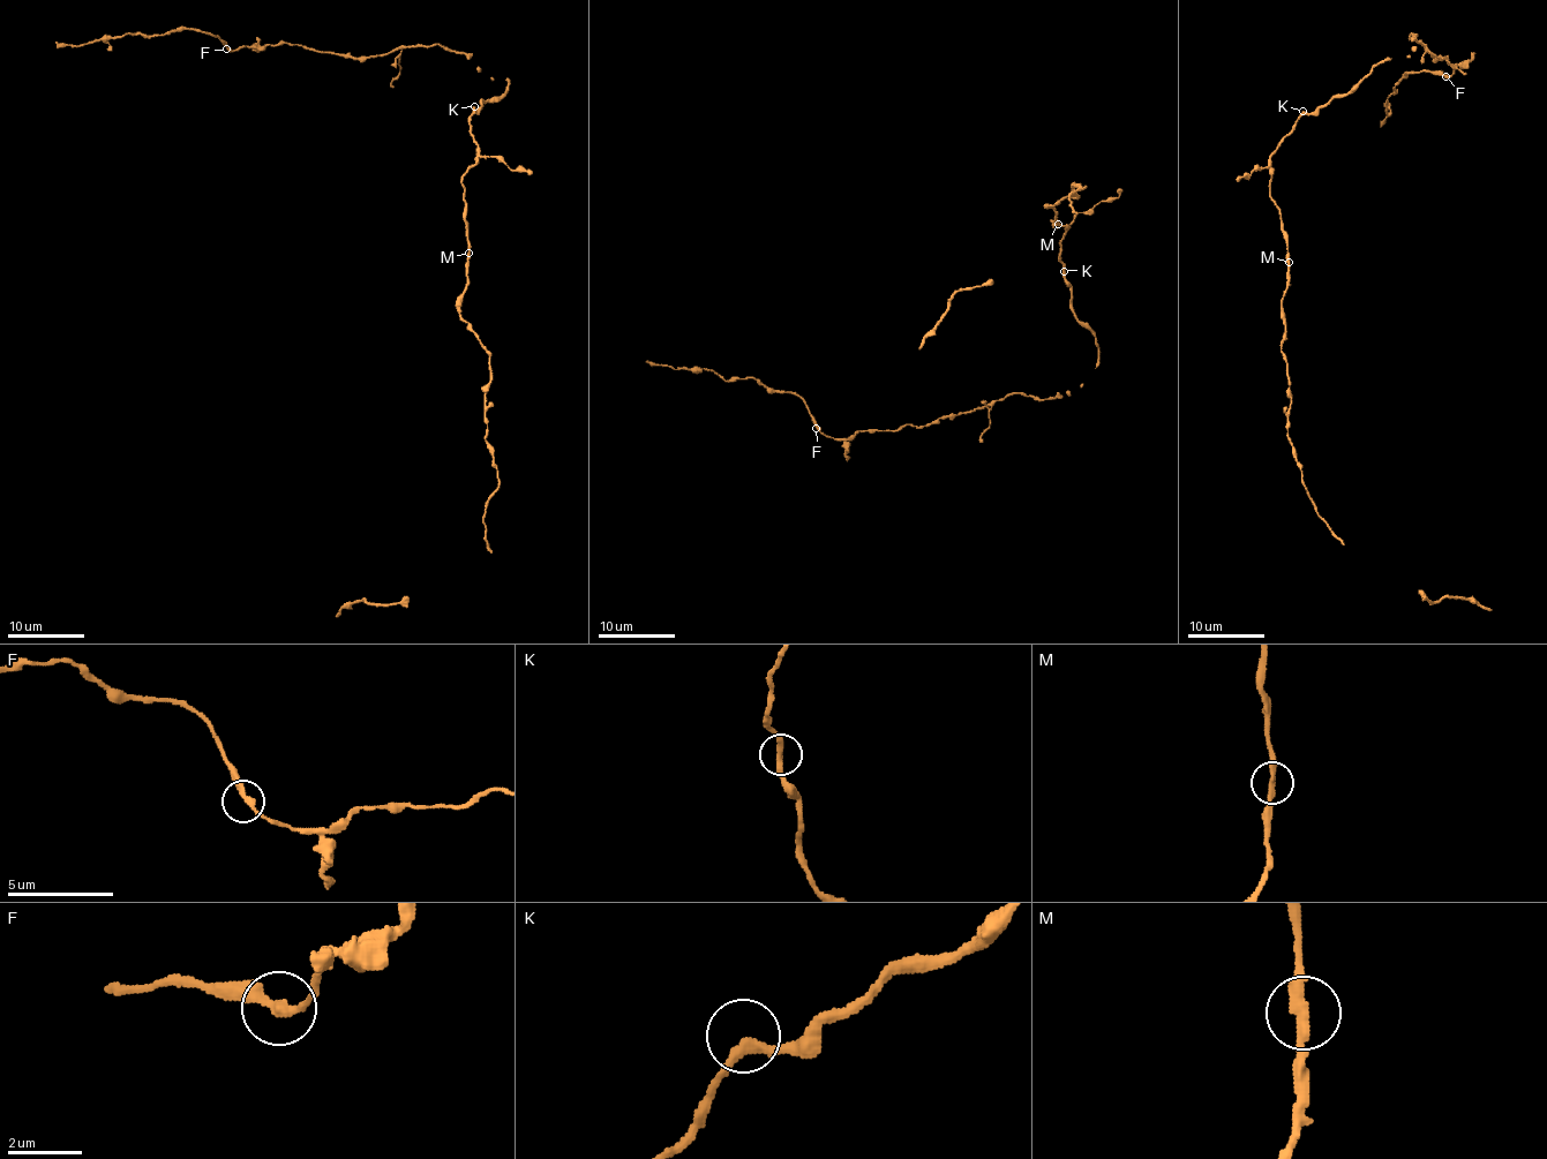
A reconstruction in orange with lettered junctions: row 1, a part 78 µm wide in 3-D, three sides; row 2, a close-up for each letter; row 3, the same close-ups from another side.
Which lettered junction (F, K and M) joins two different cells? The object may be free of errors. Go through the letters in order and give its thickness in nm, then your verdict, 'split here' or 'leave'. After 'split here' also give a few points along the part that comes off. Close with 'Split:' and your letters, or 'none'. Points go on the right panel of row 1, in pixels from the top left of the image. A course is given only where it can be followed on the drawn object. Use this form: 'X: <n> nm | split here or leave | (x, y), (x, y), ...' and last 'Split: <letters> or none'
F: 260 nm | leave
K: 260 nm | leave
M: 260 nm | leave
Split: none

